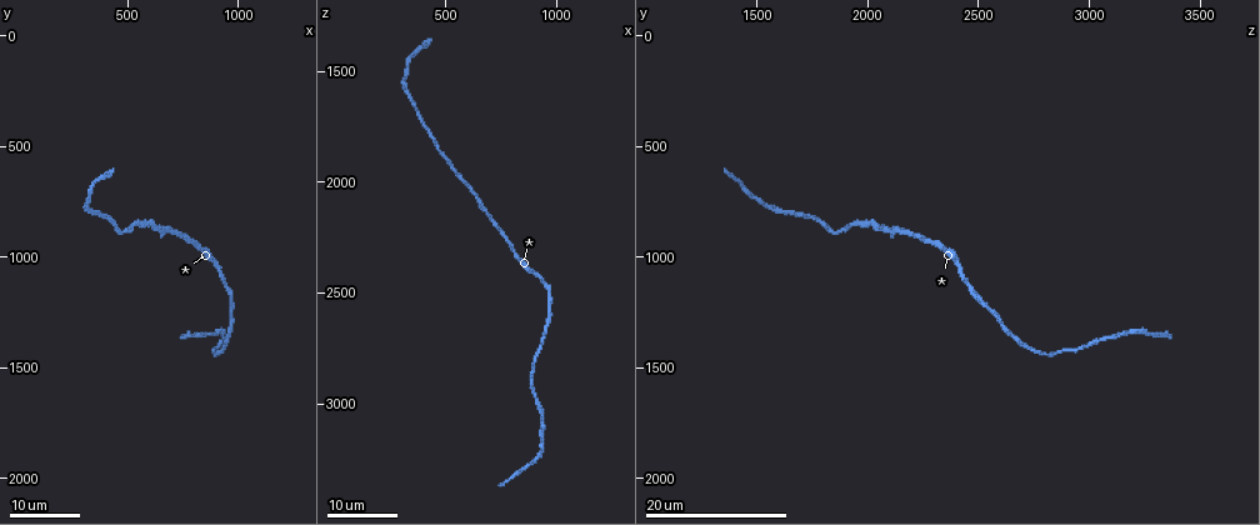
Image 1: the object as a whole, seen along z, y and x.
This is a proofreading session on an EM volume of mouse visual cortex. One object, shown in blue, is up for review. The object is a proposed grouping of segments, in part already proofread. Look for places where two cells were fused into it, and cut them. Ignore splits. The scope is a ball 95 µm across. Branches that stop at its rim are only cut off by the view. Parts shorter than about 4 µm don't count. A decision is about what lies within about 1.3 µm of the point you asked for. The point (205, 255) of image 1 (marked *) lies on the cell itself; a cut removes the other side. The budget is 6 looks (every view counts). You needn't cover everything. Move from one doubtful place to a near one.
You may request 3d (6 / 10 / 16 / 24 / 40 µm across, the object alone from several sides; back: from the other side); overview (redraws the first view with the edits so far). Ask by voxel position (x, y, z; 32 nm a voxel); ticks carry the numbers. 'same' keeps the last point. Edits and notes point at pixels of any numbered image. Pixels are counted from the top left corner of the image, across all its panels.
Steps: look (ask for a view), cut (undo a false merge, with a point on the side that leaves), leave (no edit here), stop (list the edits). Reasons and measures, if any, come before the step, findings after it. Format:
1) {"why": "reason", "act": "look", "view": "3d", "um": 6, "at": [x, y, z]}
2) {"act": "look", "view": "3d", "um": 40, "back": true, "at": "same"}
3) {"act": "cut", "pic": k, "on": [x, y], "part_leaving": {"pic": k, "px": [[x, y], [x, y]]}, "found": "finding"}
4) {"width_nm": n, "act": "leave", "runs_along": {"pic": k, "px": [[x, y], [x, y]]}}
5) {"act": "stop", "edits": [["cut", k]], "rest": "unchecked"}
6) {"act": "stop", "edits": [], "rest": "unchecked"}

{"why": "sudden change in width", "act": "look", "view": "3d", "um": 16, "at": [970, 1200, 2510]}

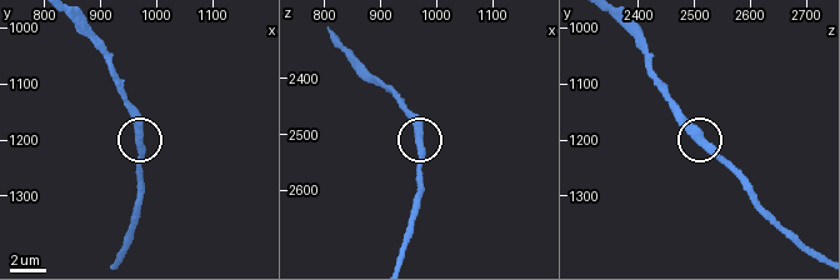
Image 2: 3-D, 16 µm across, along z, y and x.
{"act": "look", "view": "3d", "um": 6, "at": [975, 1205, 2525]}

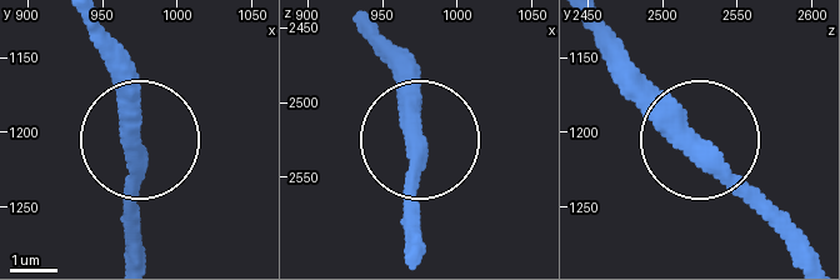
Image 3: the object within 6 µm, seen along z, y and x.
{"width_nm": 420, "act": "leave", "runs_along": {"pic": 3, "px": [[368, 28], [415, 146], [415, 250]]}, "found": "one cell here"}

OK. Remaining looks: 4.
{"why": "sudden change in width", "act": "look", "view": "3d", "um": 16, "at": [620, 880, 2050]}

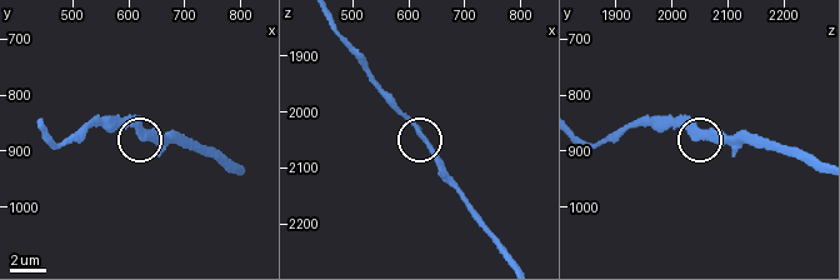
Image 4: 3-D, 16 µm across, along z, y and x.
{"act": "look", "view": "3d", "um": 6, "at": [635, 875, 2050]}

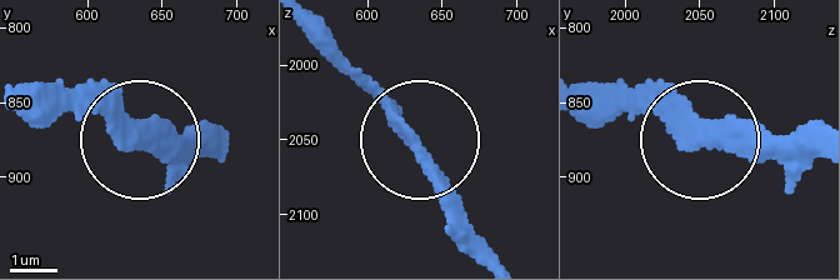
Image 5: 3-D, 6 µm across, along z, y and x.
{"act": "leave", "runs_along": {"pic": 5, "px": [[496, 259], [421, 139], [341, 60]]}, "found": "all the same cell"}

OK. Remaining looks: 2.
{"why": "thin neck", "act": "look", "view": "3d", "um": 24, "at": [480, 880, 1880]}

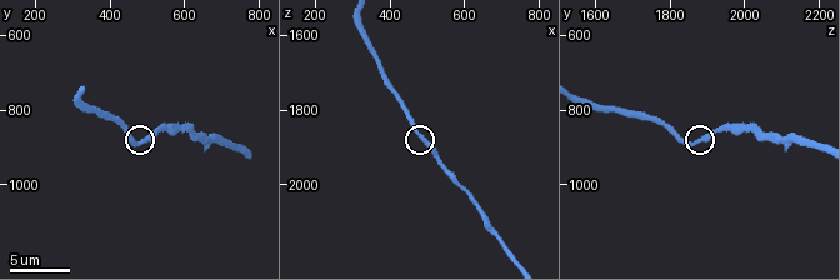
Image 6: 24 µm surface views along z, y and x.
{"act": "look", "view": "3d", "um": 6, "at": [490, 880, 1880]}

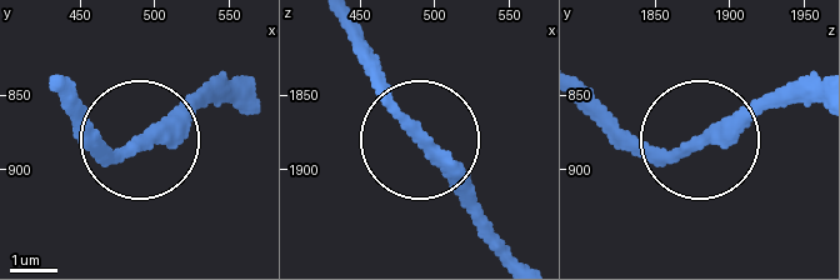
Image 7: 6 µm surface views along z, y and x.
{"act": "leave", "runs_along": {"pic": 7, "px": [[810, 104], [750, 104], [655, 151], [611, 144]]}, "found": "all the same cell"}

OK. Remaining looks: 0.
{"act": "stop", "edits": [], "rest": "unchecked"}

